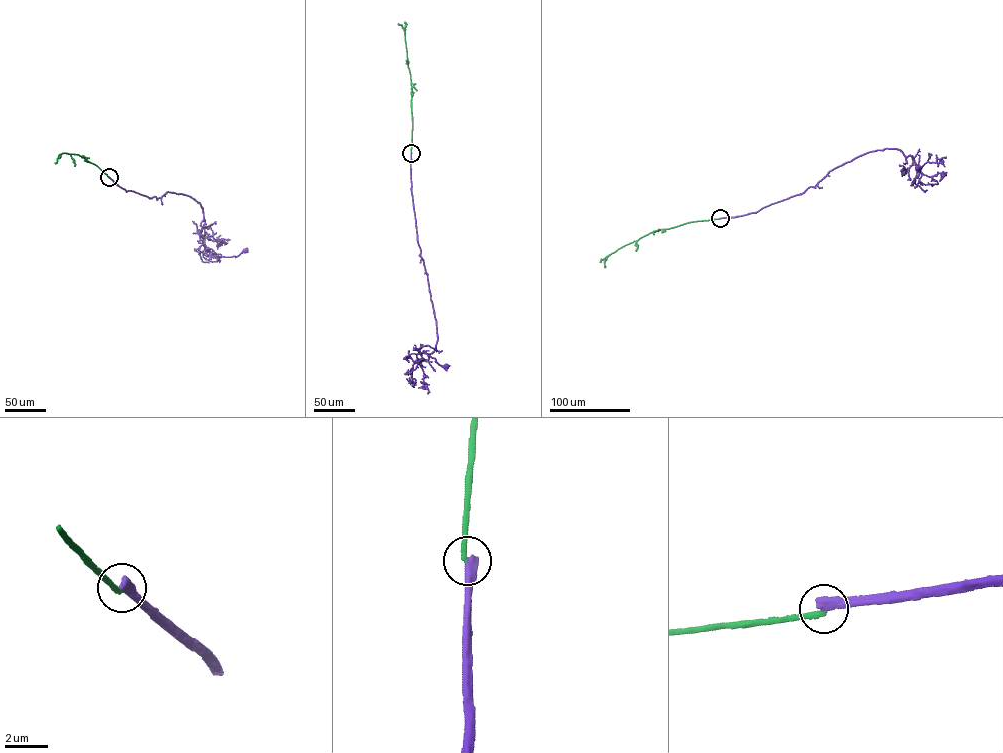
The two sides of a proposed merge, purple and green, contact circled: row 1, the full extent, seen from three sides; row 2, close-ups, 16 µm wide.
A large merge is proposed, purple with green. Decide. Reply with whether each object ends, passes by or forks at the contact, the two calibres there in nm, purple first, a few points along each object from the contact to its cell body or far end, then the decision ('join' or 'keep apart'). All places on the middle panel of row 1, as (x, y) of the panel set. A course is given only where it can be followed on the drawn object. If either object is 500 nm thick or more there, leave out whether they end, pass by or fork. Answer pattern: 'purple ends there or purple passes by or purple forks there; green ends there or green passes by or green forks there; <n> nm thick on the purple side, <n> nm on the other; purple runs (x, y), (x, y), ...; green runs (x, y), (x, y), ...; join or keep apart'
purple ends there; green ends there; 480 nm thick on the purple side, 240 nm on the other; purple runs (411, 153), (417, 240), (427, 276), (437, 338), (428, 359), (419, 361), (416, 357), (425, 352), (446, 366); green runs (411, 153), (412, 87), (404, 29), (398, 23); keep apart

